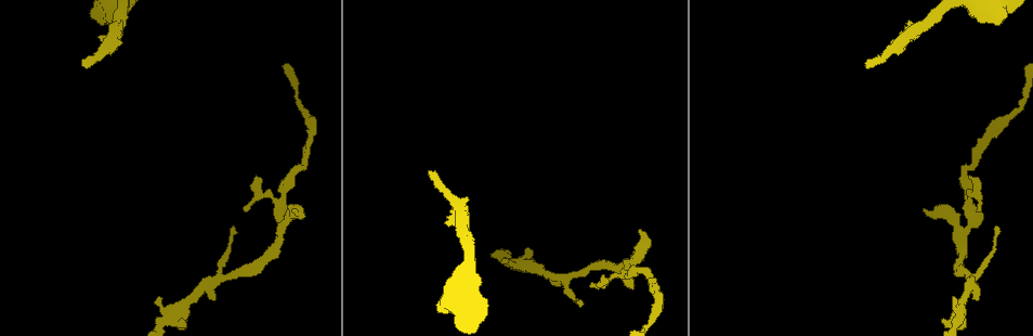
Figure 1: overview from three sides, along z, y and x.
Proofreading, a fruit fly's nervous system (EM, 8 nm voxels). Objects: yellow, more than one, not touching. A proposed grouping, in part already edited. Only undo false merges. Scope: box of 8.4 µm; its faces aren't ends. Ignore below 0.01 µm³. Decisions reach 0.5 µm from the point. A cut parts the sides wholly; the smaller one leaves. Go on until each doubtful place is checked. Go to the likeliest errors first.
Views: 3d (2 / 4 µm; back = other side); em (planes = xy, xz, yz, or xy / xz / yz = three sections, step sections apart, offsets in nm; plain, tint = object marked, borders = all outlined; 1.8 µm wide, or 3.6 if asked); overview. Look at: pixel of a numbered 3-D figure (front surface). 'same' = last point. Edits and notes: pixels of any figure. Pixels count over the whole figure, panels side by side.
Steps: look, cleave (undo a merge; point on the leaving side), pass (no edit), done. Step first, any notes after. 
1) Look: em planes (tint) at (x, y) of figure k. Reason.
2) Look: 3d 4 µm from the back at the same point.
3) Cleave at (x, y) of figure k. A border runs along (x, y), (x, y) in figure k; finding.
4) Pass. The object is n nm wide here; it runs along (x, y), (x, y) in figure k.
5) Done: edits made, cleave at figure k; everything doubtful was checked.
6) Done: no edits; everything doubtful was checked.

Look: 3d 4 µm at (887, 49) of figure 1. Calibre changes.

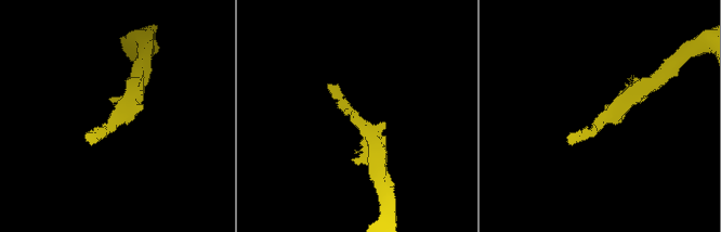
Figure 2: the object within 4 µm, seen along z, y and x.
Look: em planes (tint) at (602, 118) of figure 2.

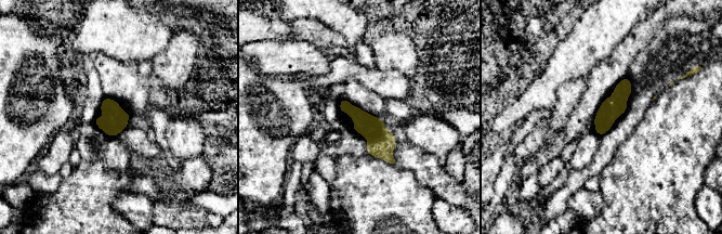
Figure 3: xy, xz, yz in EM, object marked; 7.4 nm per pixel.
Pass. It runs along (343, 102), (378, 137), (391, 159) in figure 3; all the same cell.

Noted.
Look: 3d 4 µm from the back at (524, 263) of figure 1. A fork.

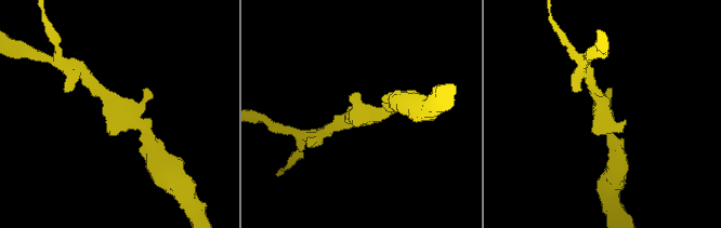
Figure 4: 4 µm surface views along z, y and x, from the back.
Look: em xy step 16 (tint) at (602, 117) of figure 4.

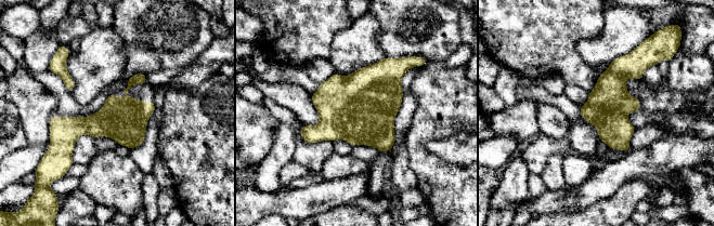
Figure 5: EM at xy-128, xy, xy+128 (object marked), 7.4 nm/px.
Look: em planes (borders) at the same point.

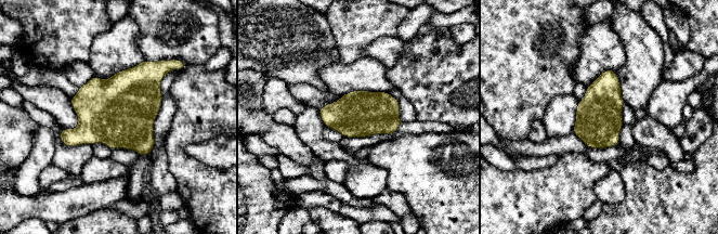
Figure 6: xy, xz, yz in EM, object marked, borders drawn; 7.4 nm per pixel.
Pass. The object is 340 nm wide here; all the same cell.

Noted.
Look: em planes (tint) at (280, 235) of figure 1. Three arms meet.

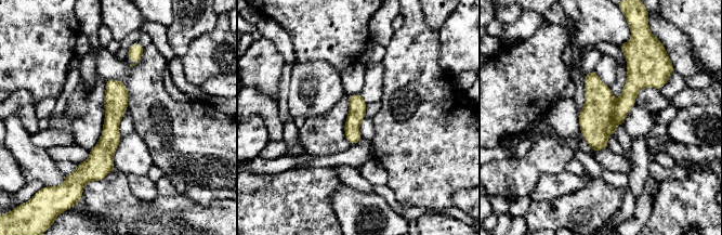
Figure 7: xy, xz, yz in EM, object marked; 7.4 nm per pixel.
Pass. It runs along (120, 83), (110, 139), (93, 177) in figure 7; all the same cell.

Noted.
Done: no edits; everything doubtful was checked.

